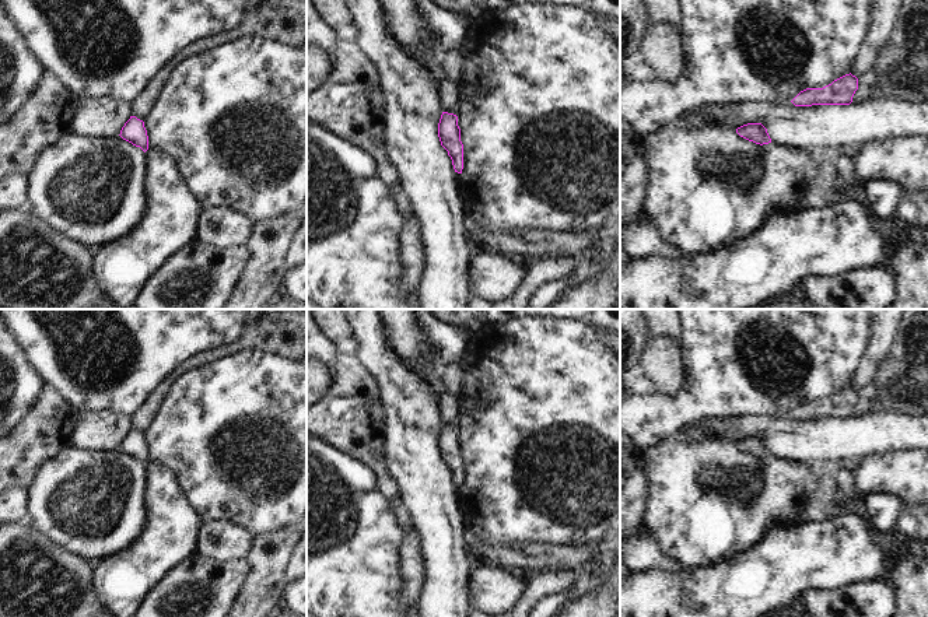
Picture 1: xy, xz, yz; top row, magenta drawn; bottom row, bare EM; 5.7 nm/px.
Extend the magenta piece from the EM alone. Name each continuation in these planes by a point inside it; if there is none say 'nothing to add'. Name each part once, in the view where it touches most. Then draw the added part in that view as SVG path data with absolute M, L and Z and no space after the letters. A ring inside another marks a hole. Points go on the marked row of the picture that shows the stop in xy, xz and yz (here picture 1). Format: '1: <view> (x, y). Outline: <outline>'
nothing to add

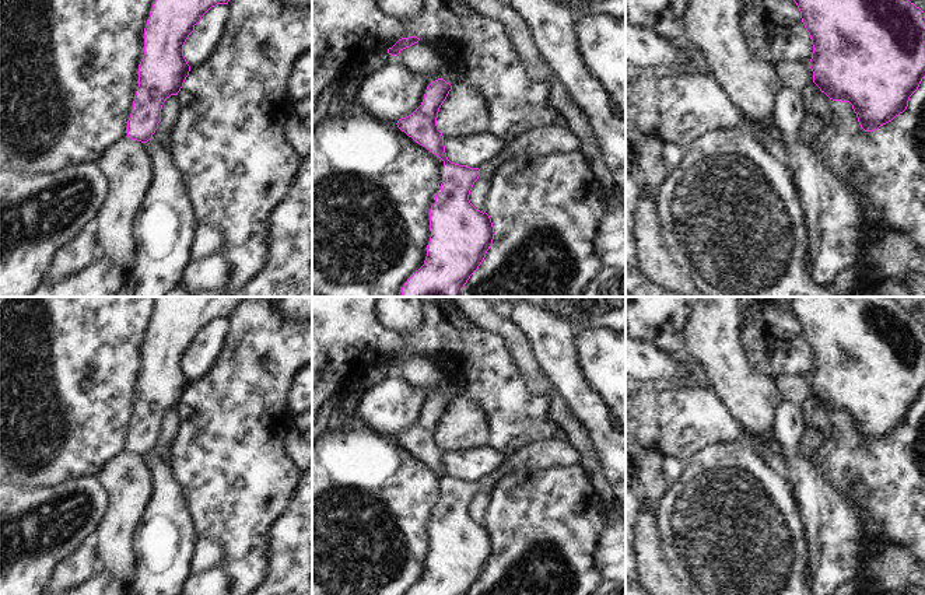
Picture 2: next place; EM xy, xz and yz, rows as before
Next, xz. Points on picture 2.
1: xz (554, 137). Outline: M557 120L515 137L501 155L479 168L480 176L491 182L502 165L521 154L543 155L571 151L579 151L578 137L567 129L563 120Z

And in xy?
nothing to add

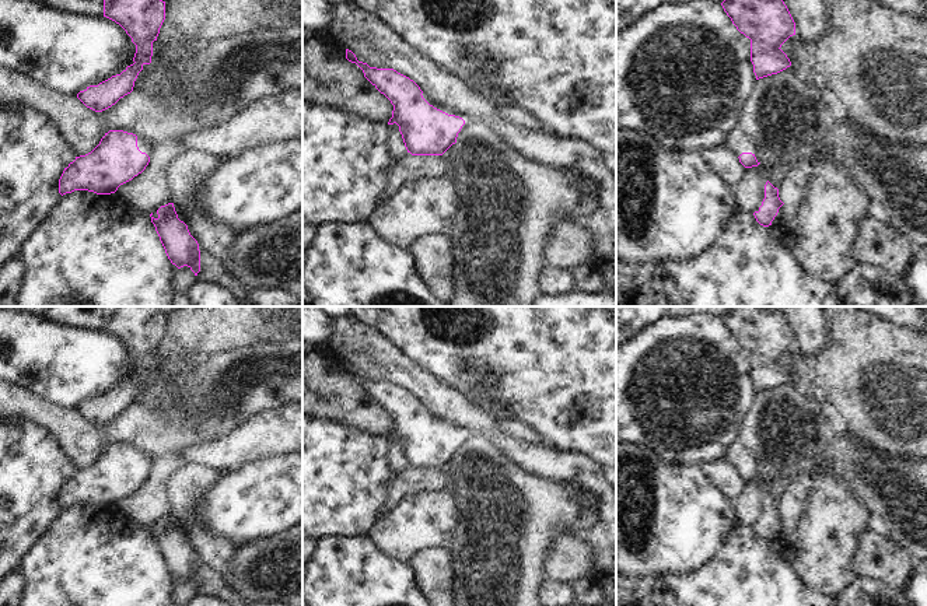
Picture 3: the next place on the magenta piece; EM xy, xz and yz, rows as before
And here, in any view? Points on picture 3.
1: xz (468, 121). Outline: M423 92L421 95L423 95L423 98L424 98L430 105L433 105L434 108L437 108L437 109L448 113L448 115L455 115L455 116L462 118L462 119L465 120L465 125L462 126L462 129L461 129L459 133L462 133L468 126L471 126L471 125L473 123L473 120L472 120L471 116L468 116L468 115L465 115L465 113L455 112L455 111L447 108L445 105L437 102L437 101L434 101L434 99L431 99L431 98L430 98L427 94L424 94L424 92ZM458 133L458 134L459 134L459 133Z

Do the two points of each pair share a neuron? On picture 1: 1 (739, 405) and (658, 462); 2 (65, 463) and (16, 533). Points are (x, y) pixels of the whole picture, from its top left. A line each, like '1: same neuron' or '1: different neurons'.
1: different neurons
2: different neurons

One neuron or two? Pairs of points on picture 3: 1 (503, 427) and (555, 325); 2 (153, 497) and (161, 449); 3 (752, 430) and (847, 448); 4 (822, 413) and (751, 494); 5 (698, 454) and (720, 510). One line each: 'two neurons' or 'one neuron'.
1: two neurons
2: one neuron
3: one neuron
4: one neuron
5: two neurons

